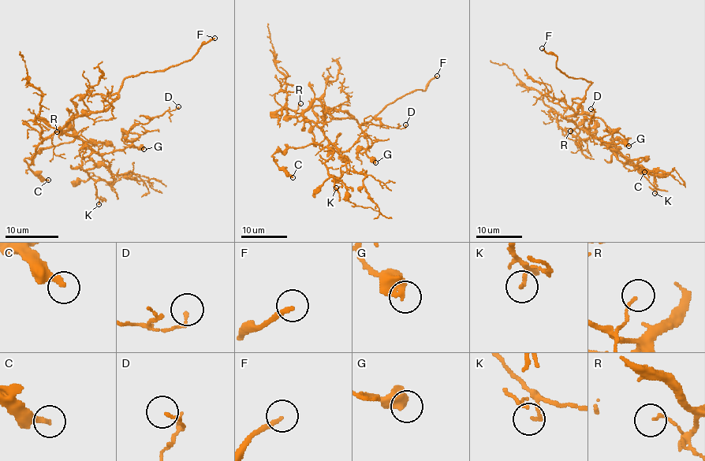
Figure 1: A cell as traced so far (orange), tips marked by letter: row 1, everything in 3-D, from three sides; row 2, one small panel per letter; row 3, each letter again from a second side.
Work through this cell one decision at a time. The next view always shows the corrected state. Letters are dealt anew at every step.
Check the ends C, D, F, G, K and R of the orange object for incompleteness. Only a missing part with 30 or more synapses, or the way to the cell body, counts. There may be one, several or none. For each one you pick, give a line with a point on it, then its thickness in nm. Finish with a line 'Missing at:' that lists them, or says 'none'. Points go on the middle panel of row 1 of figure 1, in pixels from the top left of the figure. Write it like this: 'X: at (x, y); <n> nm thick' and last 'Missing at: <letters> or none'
F: at (437, 76); 200 nm thick
Missing at: F

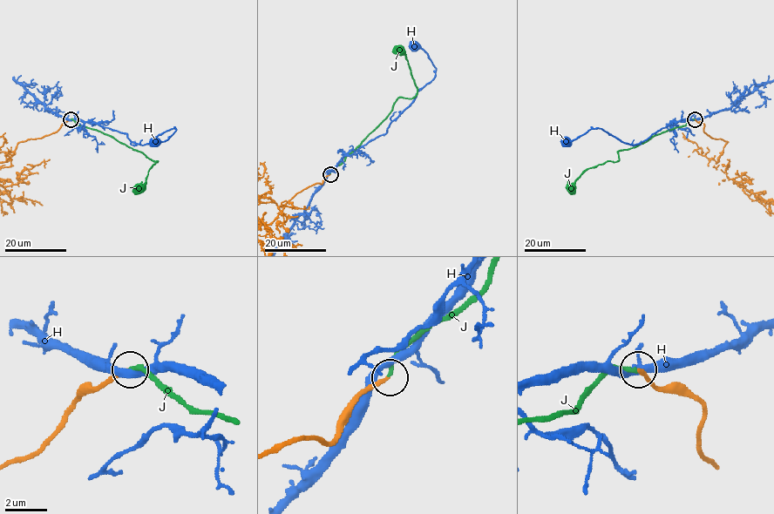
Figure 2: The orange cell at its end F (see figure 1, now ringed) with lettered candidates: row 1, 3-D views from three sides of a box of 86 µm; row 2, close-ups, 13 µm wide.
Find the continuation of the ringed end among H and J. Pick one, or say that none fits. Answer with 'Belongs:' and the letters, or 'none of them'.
Belongs: J

